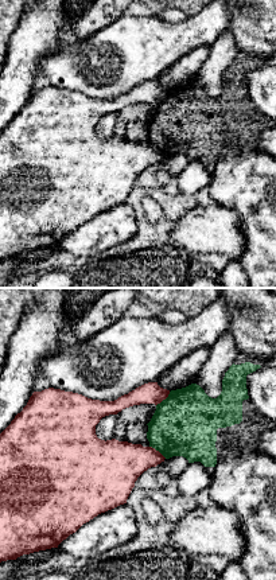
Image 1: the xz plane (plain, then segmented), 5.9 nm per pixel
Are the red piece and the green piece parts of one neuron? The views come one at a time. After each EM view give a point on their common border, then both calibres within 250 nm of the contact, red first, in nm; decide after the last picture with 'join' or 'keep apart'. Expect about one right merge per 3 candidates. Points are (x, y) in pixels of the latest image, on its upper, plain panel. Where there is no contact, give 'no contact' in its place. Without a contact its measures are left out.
meets red at (163, 97); 130 nm thick on the red side, 380 nm on the other

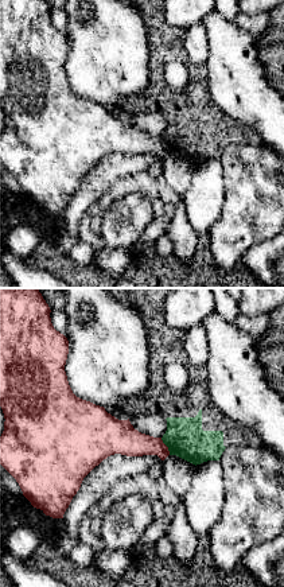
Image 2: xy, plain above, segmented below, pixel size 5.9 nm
meets red at (166, 144); 170 nm thick on the red side, 240 nm on the other

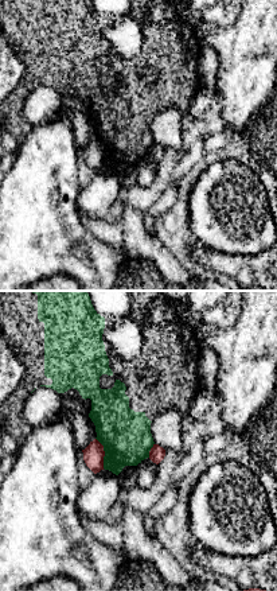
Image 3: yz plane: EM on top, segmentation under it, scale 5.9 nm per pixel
meets red at (104, 151); 130 nm thick on the red side, 300 nm on the other

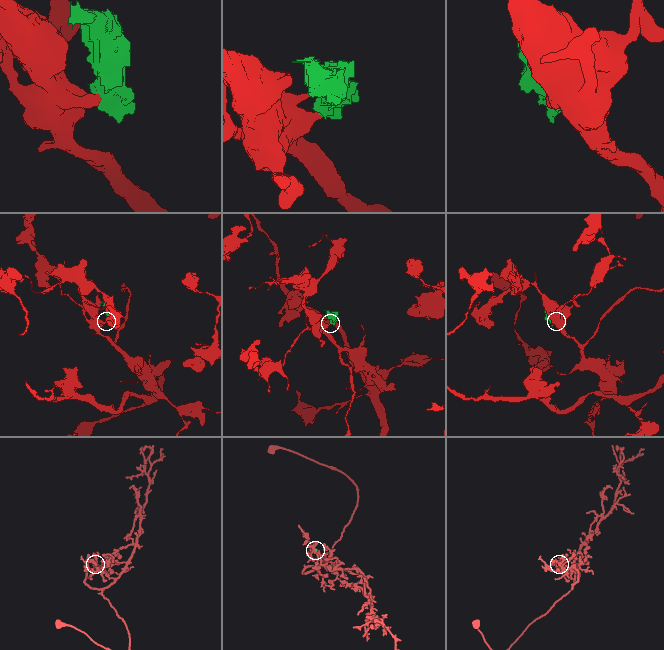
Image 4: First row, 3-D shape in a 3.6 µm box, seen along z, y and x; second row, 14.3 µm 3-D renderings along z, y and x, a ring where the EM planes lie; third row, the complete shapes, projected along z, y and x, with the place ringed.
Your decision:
keep apart

